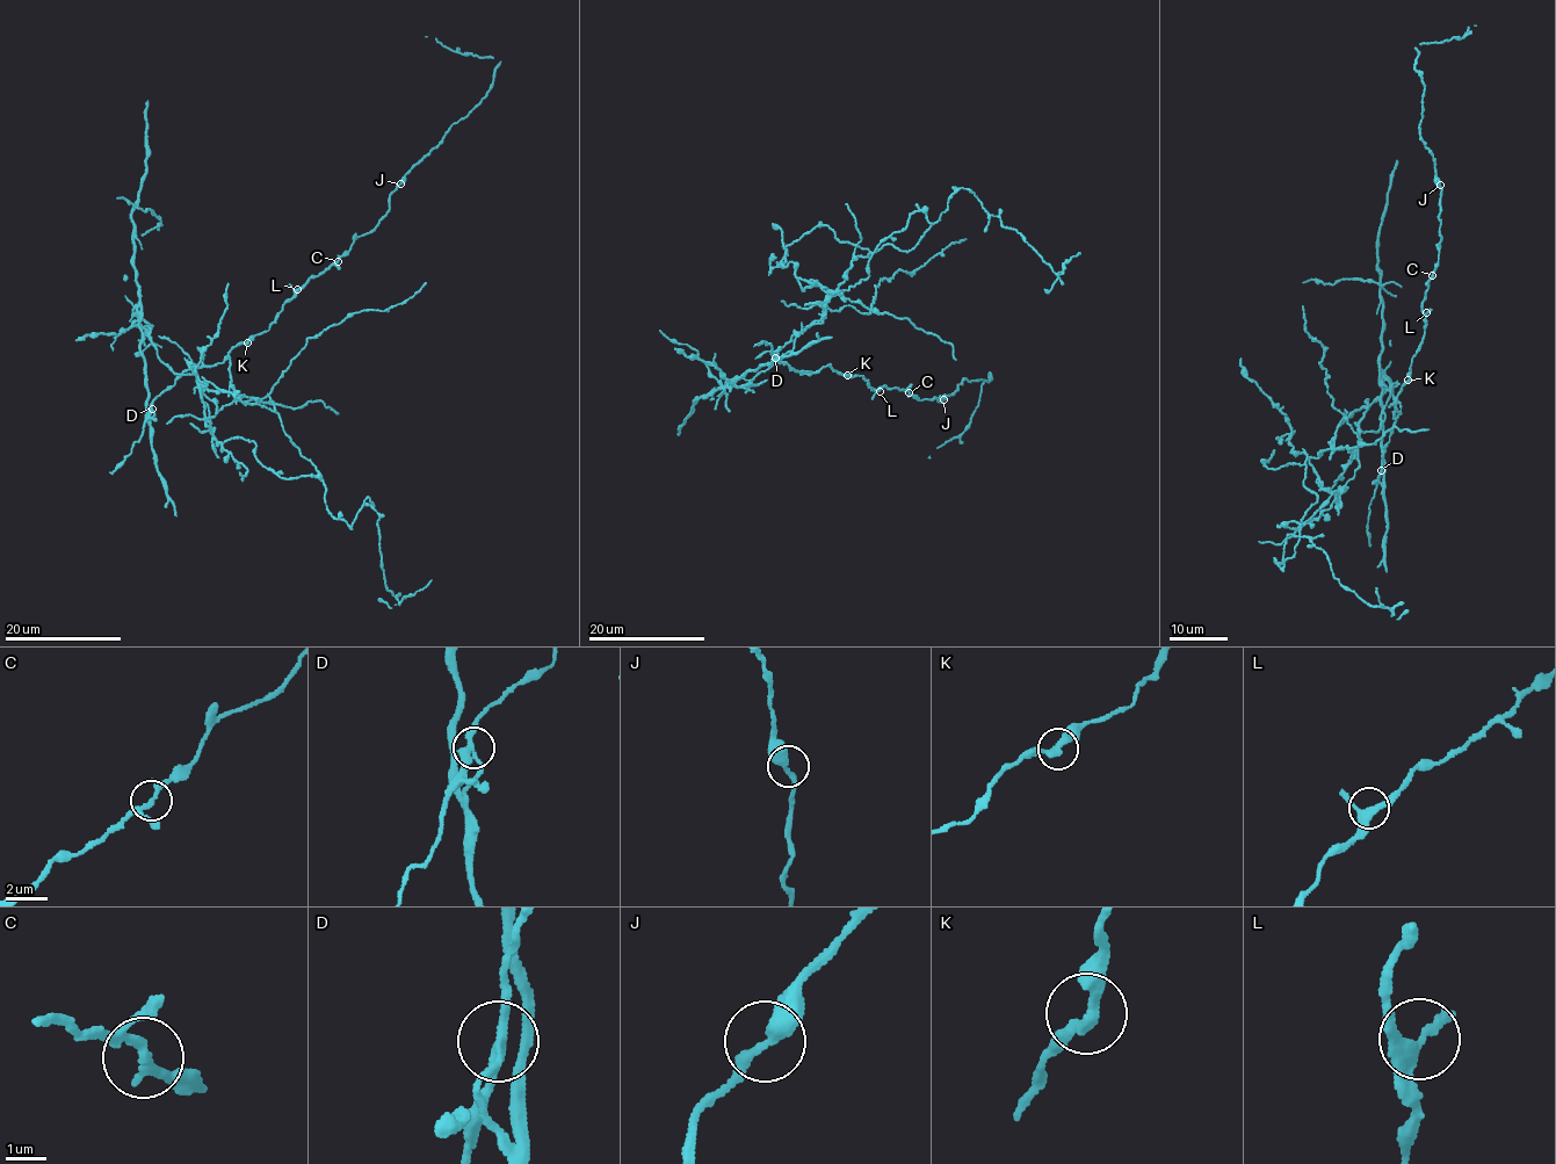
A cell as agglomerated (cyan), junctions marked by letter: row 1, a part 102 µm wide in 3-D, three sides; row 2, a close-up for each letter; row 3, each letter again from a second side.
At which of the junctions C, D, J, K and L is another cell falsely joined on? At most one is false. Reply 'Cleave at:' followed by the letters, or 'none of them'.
Cleave at: D

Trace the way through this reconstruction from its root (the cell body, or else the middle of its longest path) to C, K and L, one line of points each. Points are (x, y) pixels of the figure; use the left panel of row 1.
C: (145, 360), (147, 409), (186, 371), (221, 363), (238, 345), (247, 344), (267, 331), (294, 293), (338, 261)
K: (145, 360), (147, 409), (186, 371), (214, 366), (238, 345), (247, 342)
L: (145, 360), (147, 409), (186, 371), (221, 363), (238, 345), (247, 344), (267, 331), (297, 289)

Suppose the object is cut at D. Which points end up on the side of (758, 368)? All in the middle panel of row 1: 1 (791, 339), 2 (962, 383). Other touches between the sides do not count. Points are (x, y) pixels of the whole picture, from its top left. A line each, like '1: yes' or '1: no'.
1: yes
2: no

